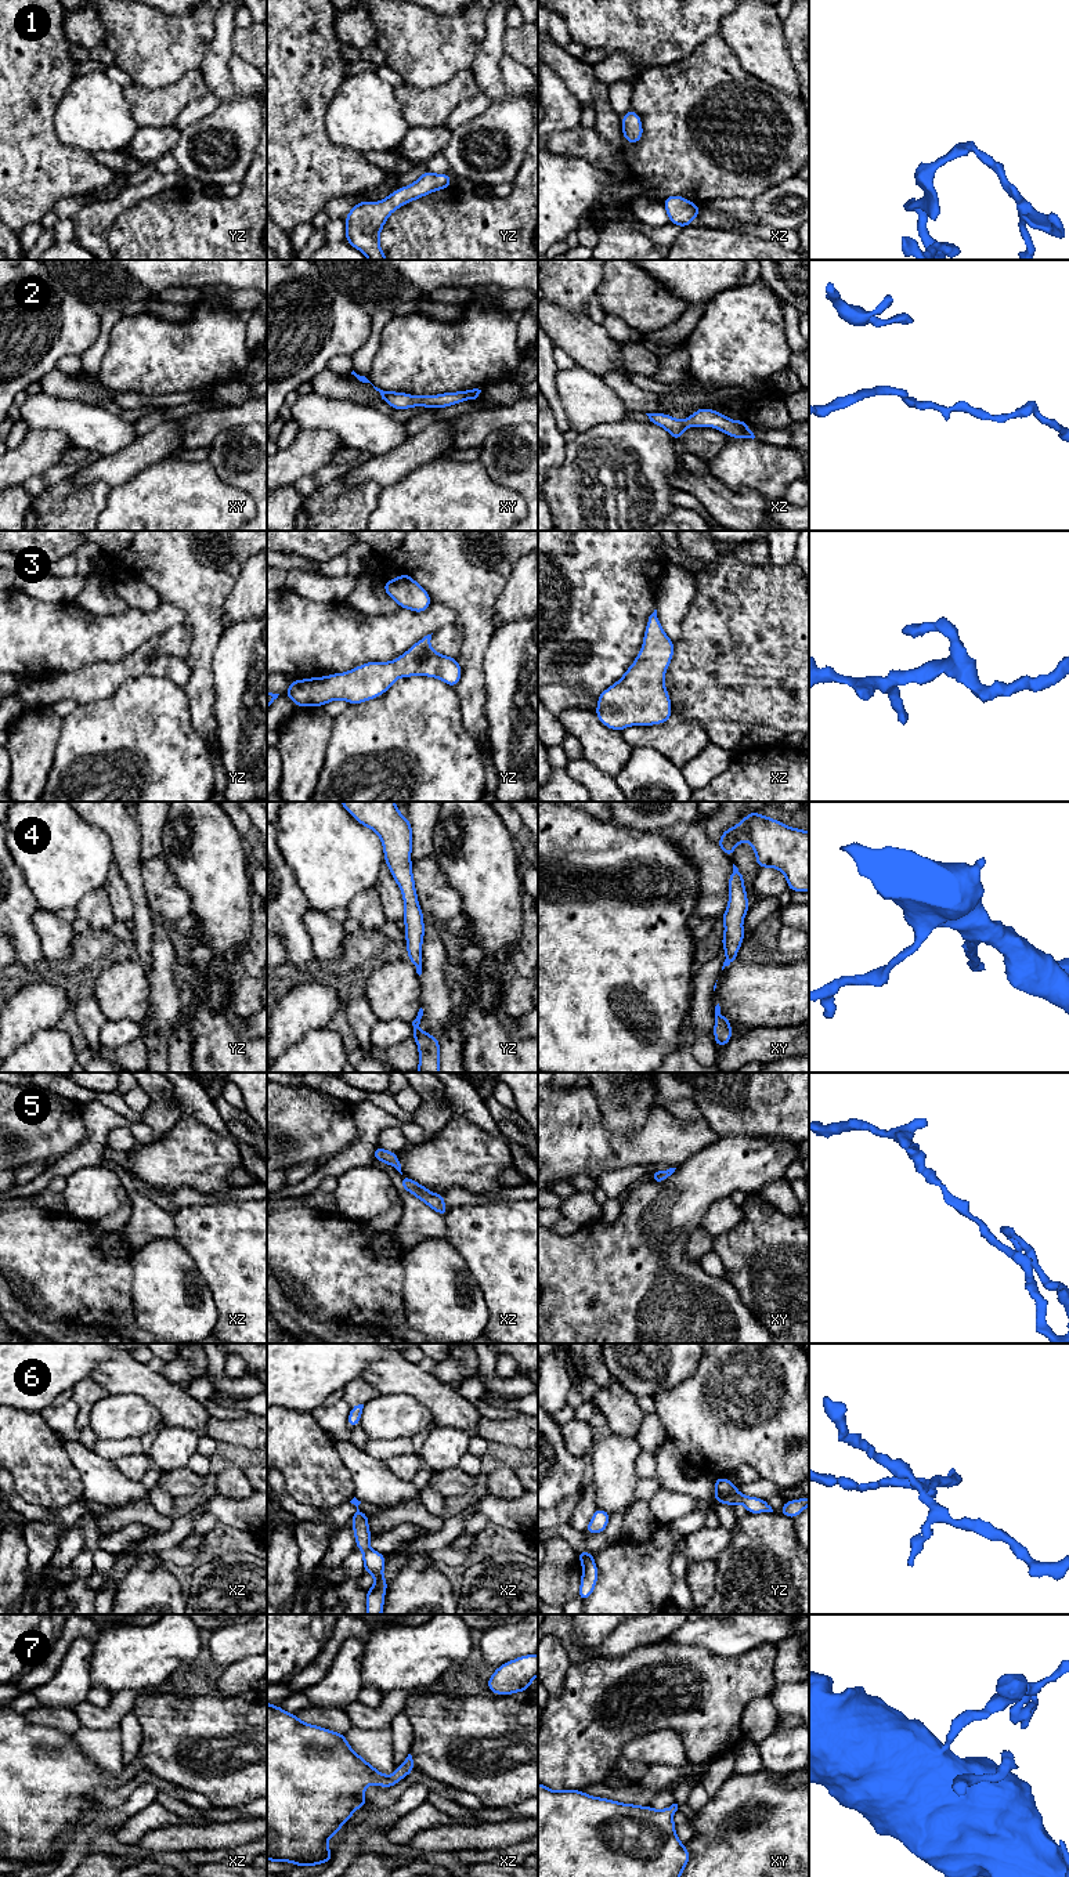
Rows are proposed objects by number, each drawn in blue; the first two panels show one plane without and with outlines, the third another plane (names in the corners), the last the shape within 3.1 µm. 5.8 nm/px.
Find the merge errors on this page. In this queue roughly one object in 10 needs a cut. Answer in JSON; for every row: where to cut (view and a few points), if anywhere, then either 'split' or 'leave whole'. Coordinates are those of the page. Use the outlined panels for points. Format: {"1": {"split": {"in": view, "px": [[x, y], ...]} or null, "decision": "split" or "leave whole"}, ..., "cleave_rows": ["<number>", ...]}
{"1": {"split": null, "decision": "leave whole"}, "2": {"split": null, "decision": "leave whole"}, "3": {"split": null, "decision": "leave whole"}, "4": {"split": null, "decision": "leave whole"}, "5": {"split": null, "decision": "leave whole"}, "6": {"split": null, "decision": "leave whole"}, "7": {"split": null, "decision": "leave whole"}, "cleave_rows": []}

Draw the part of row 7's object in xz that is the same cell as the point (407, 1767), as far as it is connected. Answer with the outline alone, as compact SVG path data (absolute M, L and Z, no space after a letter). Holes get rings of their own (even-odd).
M267 1703L267 1836L277 1837L275 1842L267 1841L267 1860L292 1862L296 1867L329 1862L333 1852L326 1848L326 1842L351 1819L355 1809L368 1804L362 1795L364 1790L372 1783L393 1787L412 1771L413 1760L408 1754L396 1772L386 1776L355 1754L344 1735L301 1722L296 1714Z

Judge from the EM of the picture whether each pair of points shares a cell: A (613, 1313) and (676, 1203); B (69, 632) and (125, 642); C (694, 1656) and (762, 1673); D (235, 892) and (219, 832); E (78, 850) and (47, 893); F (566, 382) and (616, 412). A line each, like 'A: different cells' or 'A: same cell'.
A: same cell
B: same cell
C: same cell
D: same cell
E: same cell
F: same cell

